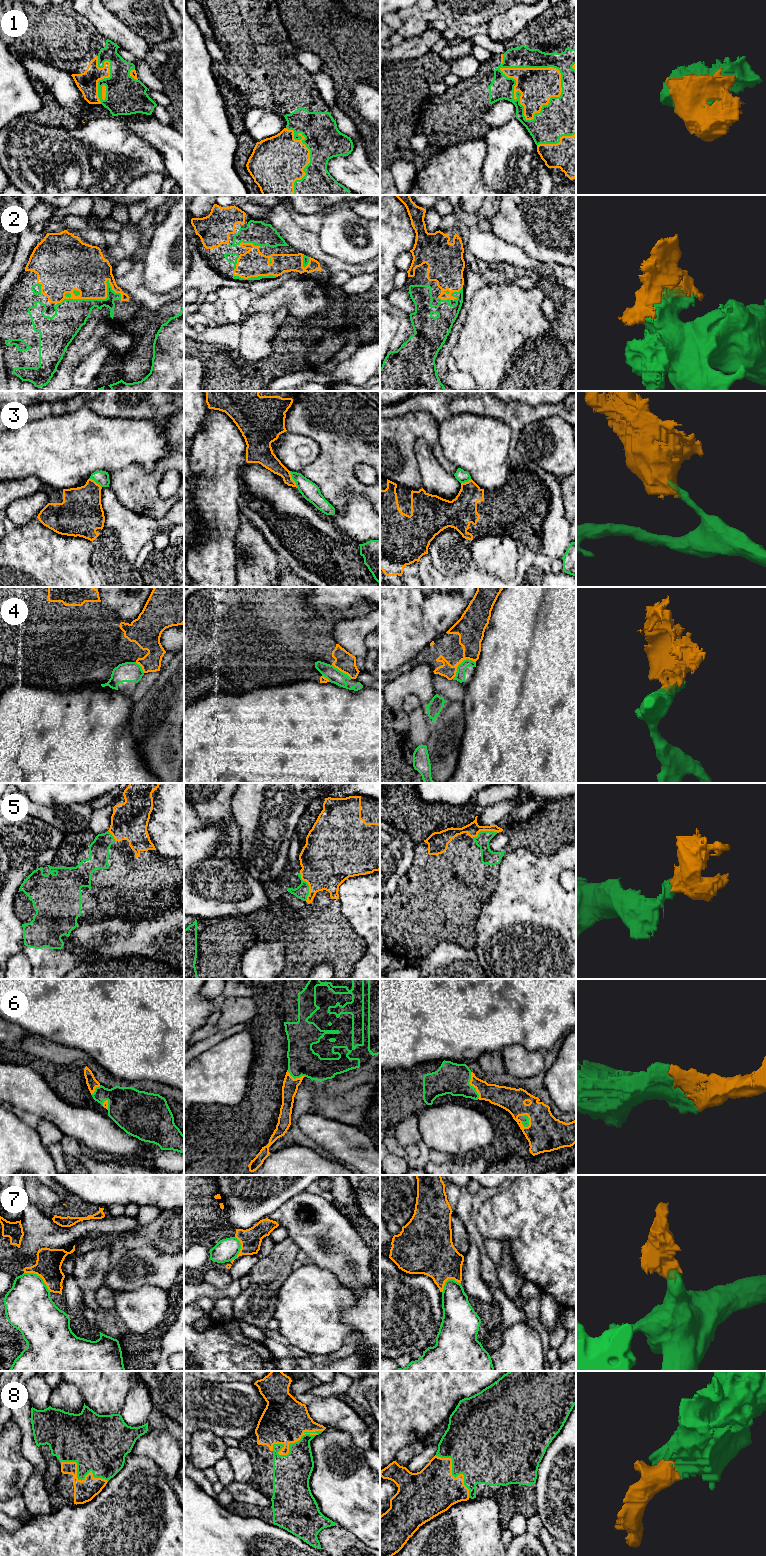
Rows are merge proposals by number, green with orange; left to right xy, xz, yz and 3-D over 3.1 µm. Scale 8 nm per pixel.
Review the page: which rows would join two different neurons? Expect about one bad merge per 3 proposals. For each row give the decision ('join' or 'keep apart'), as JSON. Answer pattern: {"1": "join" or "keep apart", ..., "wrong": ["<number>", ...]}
{"1": "join", "2": "join", "3": "keep apart", "4": "keep apart", "5": "join", "6": "join", "7": "keep apart", "8": "join", "wrong": ["3", "4", "7"]}

